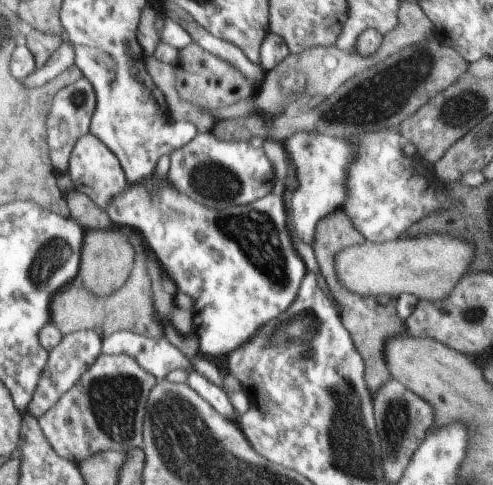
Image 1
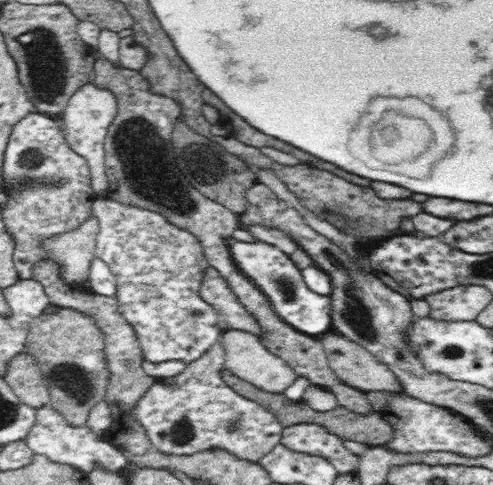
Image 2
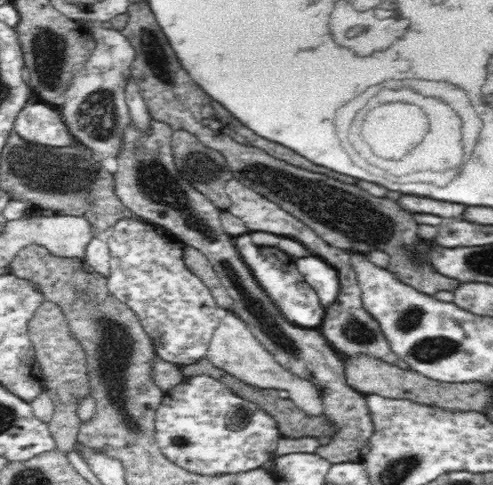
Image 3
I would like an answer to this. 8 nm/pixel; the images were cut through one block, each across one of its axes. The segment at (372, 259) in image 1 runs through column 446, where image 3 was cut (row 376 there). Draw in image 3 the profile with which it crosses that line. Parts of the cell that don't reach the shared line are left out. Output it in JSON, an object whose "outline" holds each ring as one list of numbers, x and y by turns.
{"outline":[[230,312,222,314,220,326,216,328,214,340,210,344,210,350,206,354,206,360,212,366,218,366,226,372,232,372,232,376,236,376,238,380,254,386,254,388,262,388,262,390,288,390,290,392,290,400,302,408,308,416,320,416,324,414,324,404,326,400,322,398,320,390,316,384,312,384,310,380,304,380,296,374,292,374,290,370,286,370,284,366,280,366,276,362,276,358,272,358,272,352,268,352,268,348,264,348,260,344,260,340,254,336,254,332,248,328,248,324,240,318,236,318]]}

